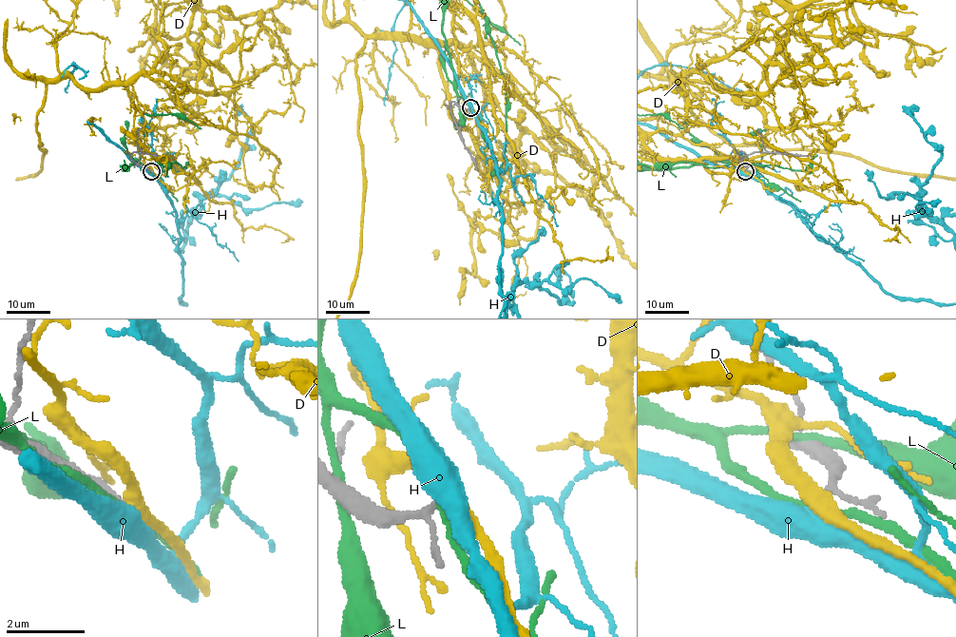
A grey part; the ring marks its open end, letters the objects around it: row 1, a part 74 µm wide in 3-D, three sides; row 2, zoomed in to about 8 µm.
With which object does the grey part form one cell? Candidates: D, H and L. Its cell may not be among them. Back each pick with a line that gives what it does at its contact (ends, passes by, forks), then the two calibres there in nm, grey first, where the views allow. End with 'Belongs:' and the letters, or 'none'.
H: it passes by; 130 nm thick on the grey side, 550 nm on the other
Belongs: H

